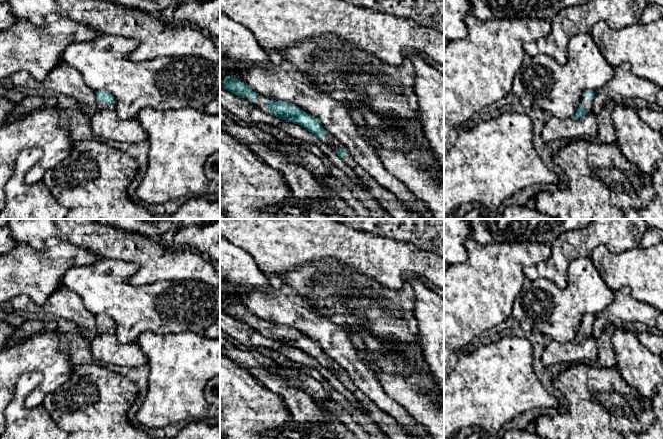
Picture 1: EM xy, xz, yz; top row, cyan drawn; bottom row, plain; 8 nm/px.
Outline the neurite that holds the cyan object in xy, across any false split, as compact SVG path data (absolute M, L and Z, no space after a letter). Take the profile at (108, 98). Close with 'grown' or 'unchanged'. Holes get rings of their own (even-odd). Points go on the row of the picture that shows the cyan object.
M95 91L95 94L98 109L91 116L91 130L96 139L125 144L147 141L147 133L136 118L118 117L112 94L107 91Z; grown

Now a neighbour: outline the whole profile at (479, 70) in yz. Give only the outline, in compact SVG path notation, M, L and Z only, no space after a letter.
M469 14L464 22L468 35L444 46L444 121L457 129L512 93L514 78L526 57L524 44L551 32L551 21L542 19L483 21Z

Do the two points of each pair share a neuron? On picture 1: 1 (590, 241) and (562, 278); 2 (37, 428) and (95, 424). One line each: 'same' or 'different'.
1: same
2: different

